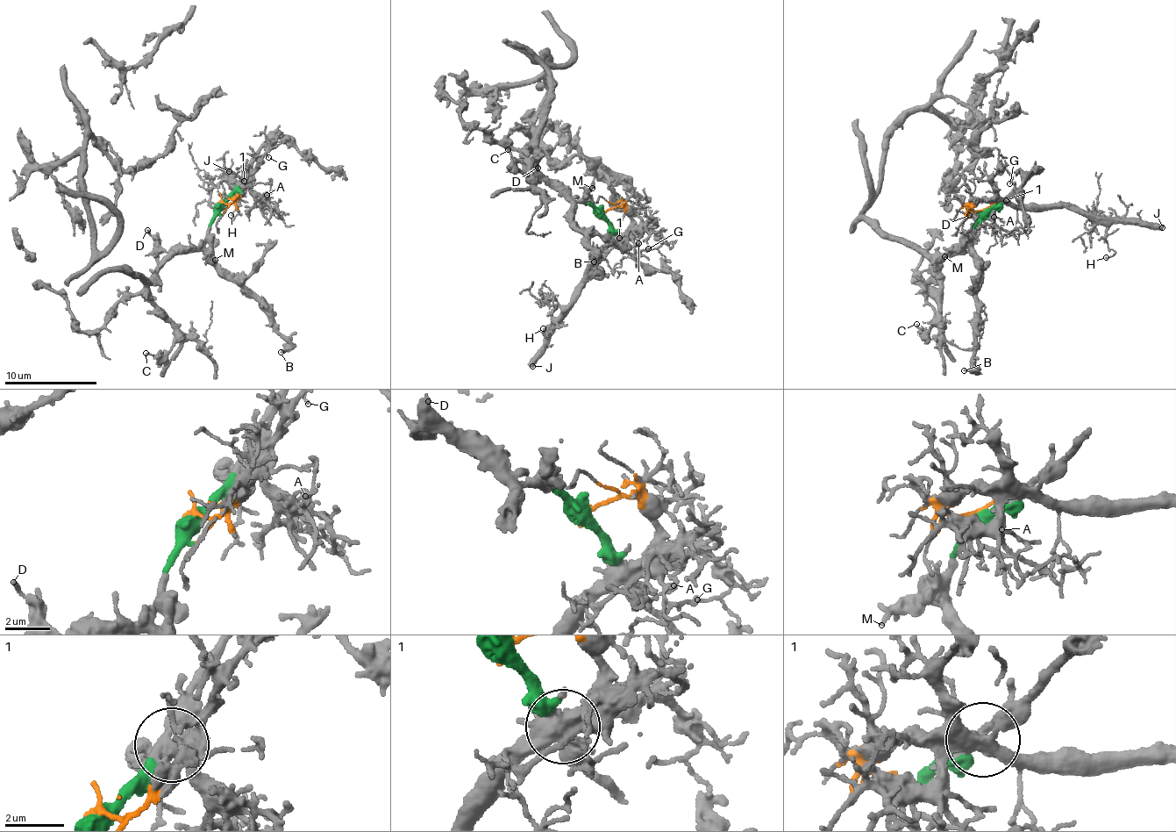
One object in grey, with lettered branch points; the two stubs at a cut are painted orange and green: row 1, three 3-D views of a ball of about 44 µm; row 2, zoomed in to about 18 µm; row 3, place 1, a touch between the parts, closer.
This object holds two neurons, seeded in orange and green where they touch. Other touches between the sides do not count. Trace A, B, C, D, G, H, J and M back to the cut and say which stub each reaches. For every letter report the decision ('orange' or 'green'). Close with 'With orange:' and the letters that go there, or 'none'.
A: orange
B: green
C: green
D: green
G: orange
H: orange
J: orange
M: green
With orange: A, G, H, J

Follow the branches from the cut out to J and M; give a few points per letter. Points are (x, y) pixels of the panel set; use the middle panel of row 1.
J: (603, 212), (619, 207), (630, 217), (630, 227), (593, 267), (588, 282), (552, 333), (544, 354), (531, 367)
M: (603, 212), (600, 214), (588, 203), (586, 196), (592, 187)

